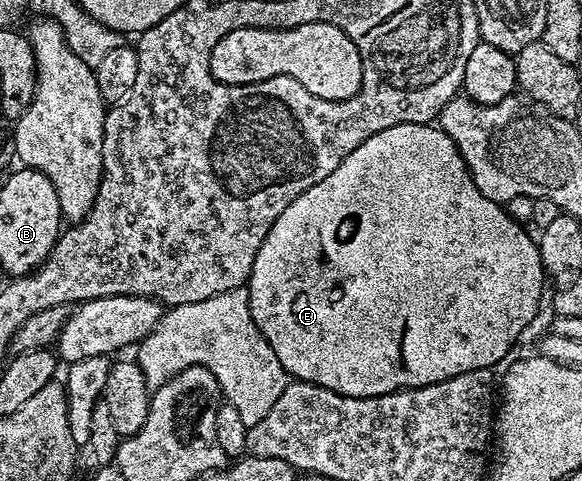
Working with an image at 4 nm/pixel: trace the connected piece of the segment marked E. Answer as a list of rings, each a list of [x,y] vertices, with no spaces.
[[[396,124],[376,132],[356,152],[352,152],[320,184],[312,184],[272,224],[256,260],[252,264],[248,289],[250,311],[256,328],[272,344],[276,360],[284,364],[287,375],[299,382],[311,382],[337,394],[353,398],[367,398],[391,394],[397,390],[411,390],[460,376],[473,370],[490,370],[519,341],[522,329],[534,318],[538,301],[542,298],[542,257],[537,241],[523,223],[518,222],[499,203],[488,200],[476,188],[454,141],[434,124]]]

